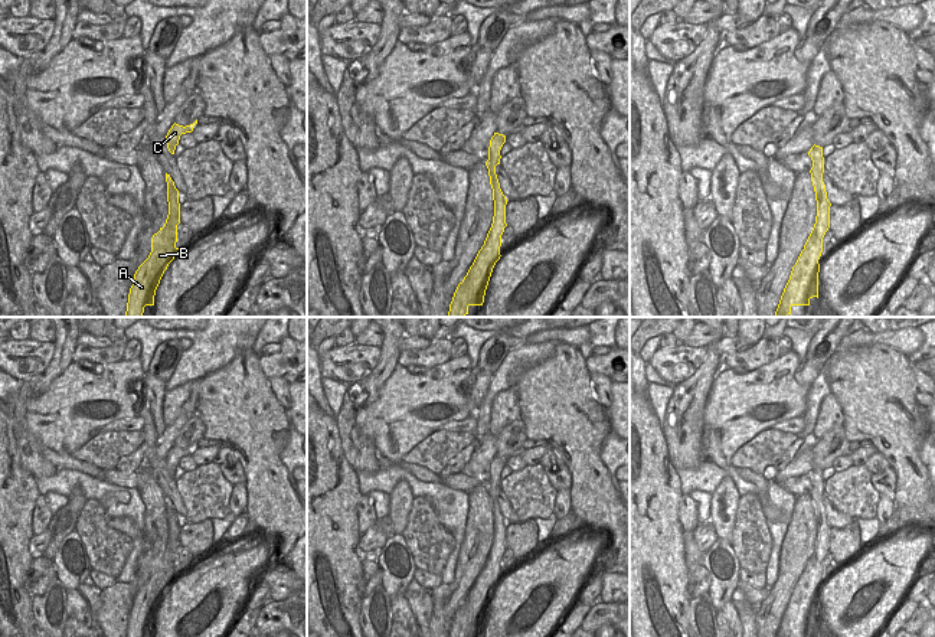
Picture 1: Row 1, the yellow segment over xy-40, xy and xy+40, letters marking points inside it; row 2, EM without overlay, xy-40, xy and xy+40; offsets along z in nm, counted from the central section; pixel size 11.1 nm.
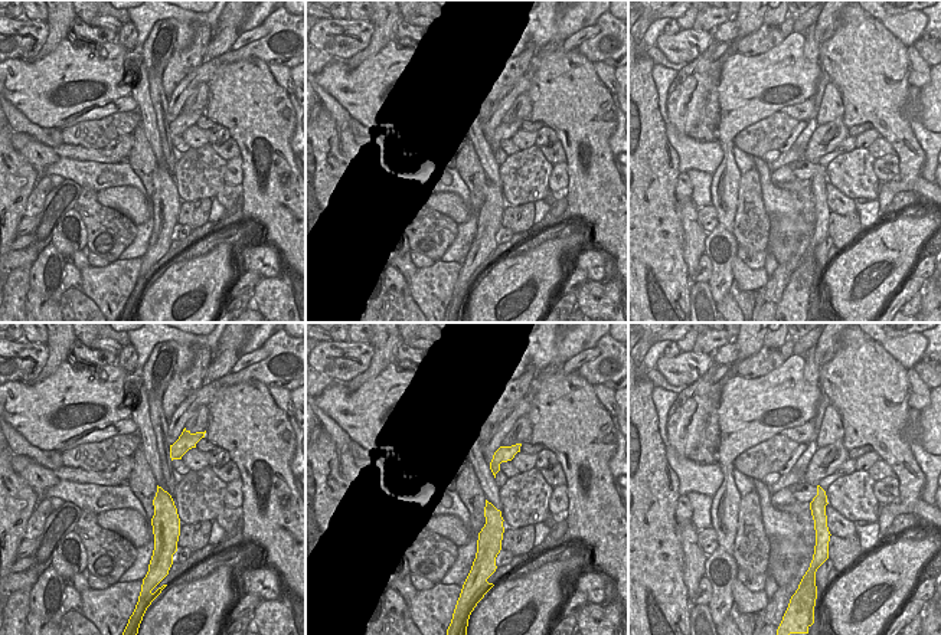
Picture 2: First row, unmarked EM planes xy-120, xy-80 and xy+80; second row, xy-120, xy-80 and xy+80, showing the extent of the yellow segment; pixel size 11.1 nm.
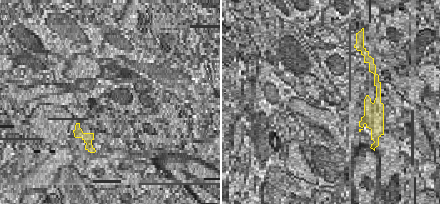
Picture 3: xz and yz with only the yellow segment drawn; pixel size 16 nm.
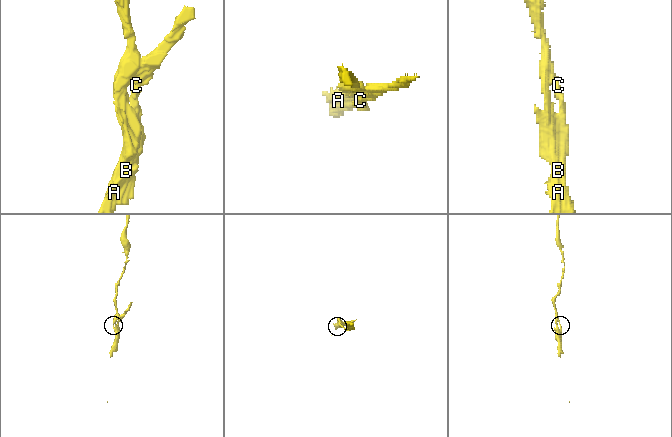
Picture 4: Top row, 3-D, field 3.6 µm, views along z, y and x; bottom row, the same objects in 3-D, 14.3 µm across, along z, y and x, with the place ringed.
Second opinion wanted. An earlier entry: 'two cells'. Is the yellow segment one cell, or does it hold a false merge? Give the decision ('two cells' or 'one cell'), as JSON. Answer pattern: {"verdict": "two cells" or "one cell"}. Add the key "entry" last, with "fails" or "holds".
{"verdict": "two cells", "entry": "holds"}

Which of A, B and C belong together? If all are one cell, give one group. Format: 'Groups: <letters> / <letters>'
Groups: A B / C

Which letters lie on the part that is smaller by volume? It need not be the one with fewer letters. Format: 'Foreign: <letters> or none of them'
Foreign: C

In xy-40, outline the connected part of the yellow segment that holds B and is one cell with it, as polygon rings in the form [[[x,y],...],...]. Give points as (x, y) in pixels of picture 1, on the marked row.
[[[167,184],[169,215],[151,238],[151,252],[138,267],[130,288],[125,317],[143,317],[146,306],[154,306],[156,290],[169,264],[182,251],[176,246],[180,223],[179,190]]]

